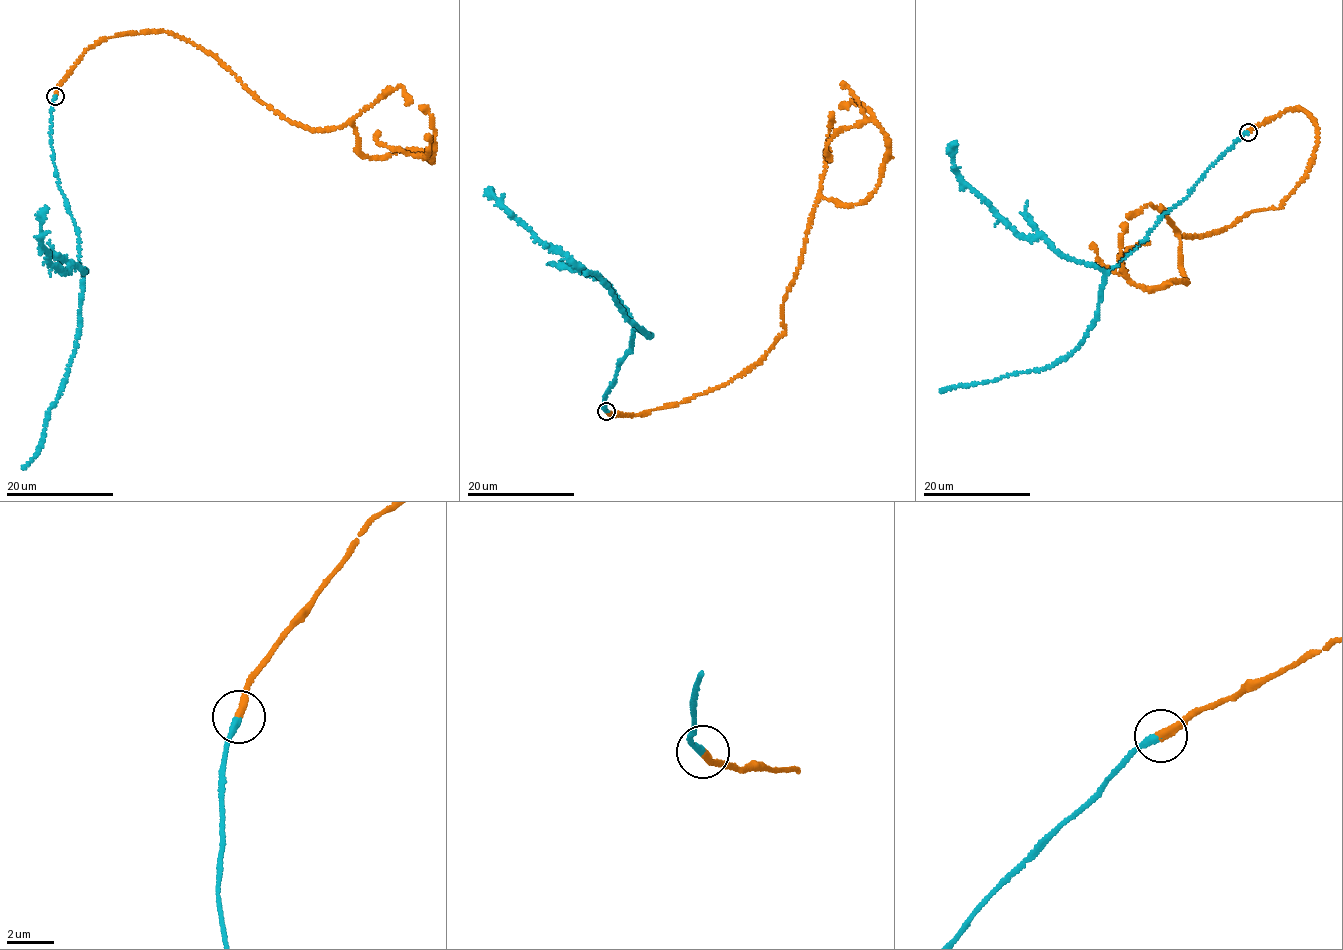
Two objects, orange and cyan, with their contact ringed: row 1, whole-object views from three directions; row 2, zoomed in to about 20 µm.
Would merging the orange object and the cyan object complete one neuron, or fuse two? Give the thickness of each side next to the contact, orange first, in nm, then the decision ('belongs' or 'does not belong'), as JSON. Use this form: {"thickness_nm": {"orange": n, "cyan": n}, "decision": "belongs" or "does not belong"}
{"thickness_nm": {"orange": 380, "cyan": 320}, "decision": "belongs"}

